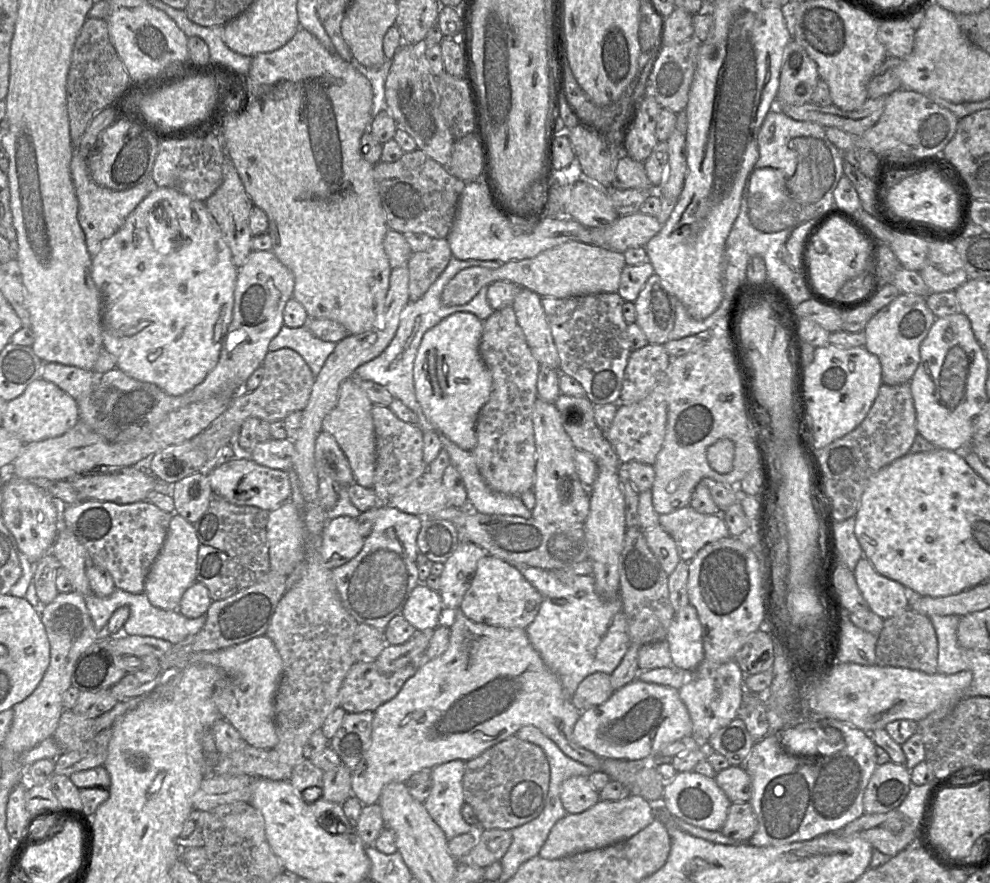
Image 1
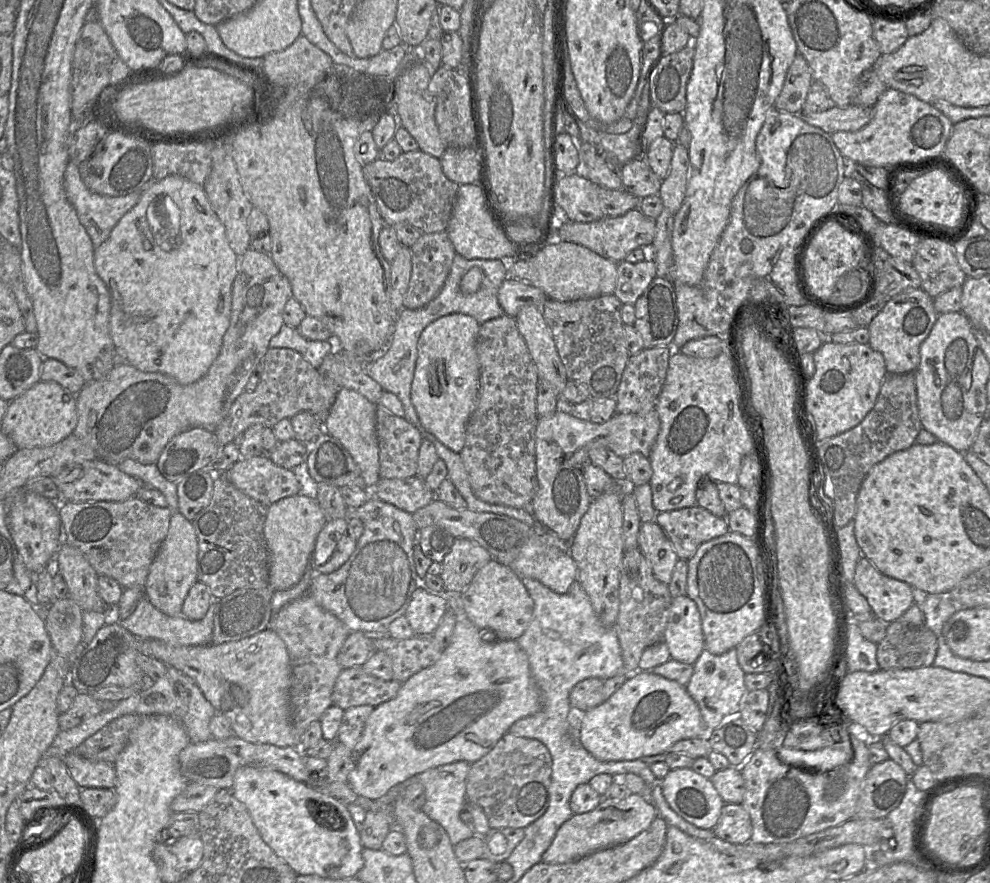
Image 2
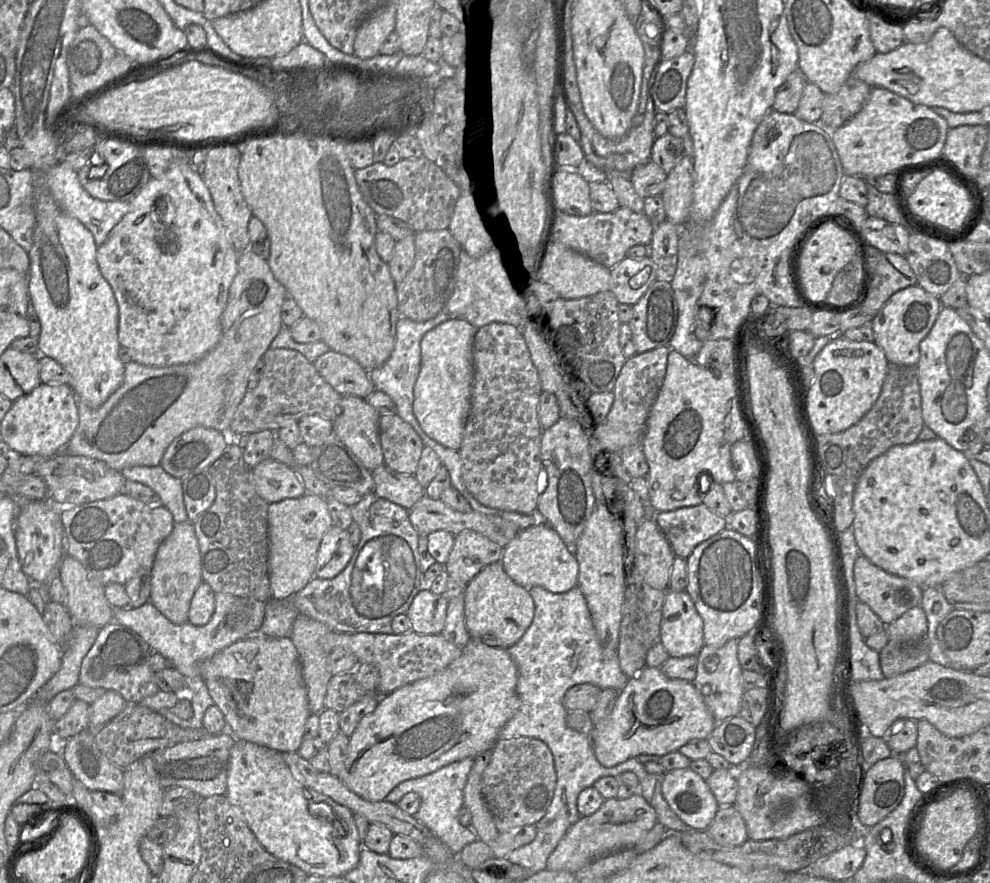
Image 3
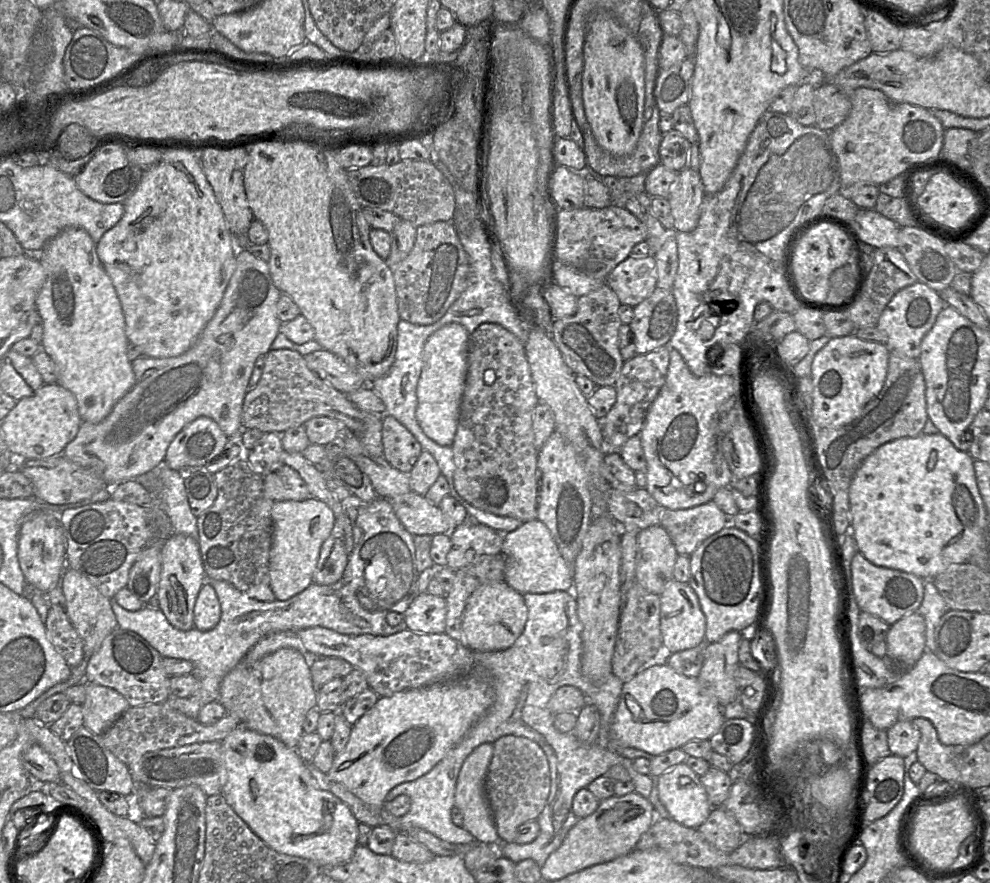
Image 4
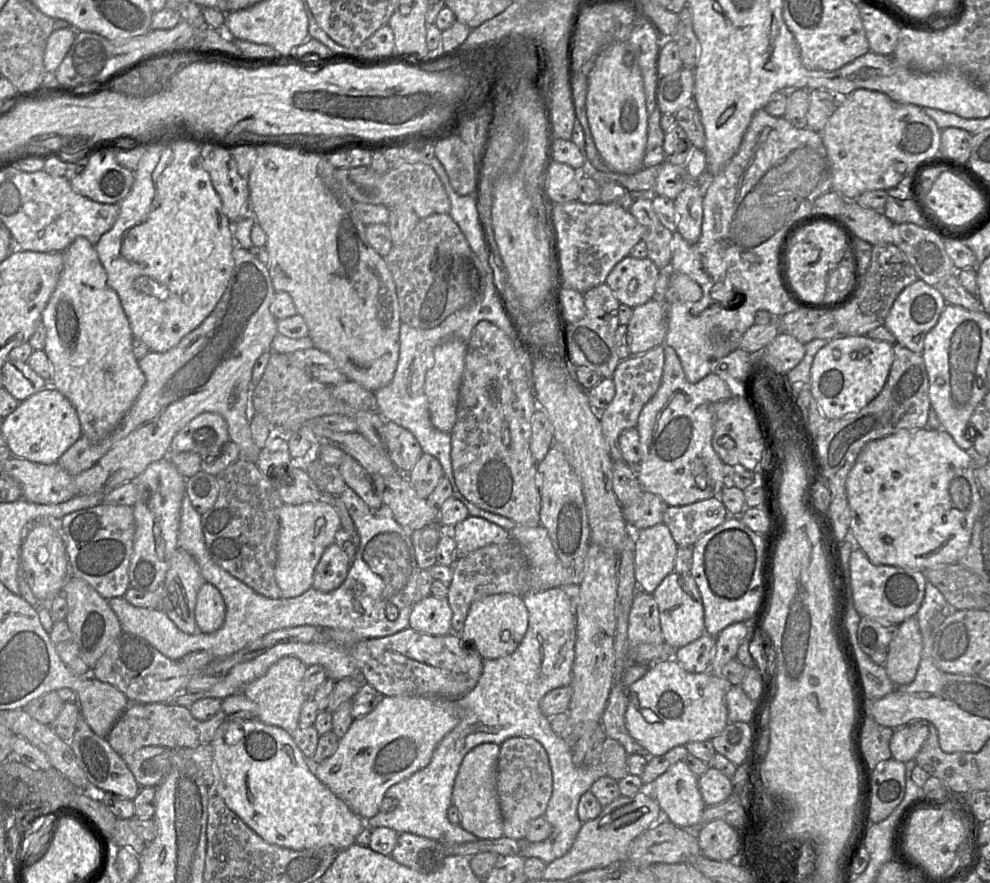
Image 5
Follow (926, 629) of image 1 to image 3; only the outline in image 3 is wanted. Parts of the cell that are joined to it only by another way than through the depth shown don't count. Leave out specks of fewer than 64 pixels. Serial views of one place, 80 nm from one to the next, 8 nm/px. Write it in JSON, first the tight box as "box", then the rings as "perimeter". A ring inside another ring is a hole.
{"box":[879,639,929,678],"perimeter":[[[889,639],[879,652],[880,667],[885,678],[892,678],[913,670],[929,661],[925,640],[917,643],[900,643]]]}

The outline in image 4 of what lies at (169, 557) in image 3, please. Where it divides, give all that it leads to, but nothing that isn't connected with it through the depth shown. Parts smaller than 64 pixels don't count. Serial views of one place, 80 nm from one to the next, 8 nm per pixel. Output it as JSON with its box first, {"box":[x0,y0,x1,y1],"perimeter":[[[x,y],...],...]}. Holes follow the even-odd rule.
{"box":[155,533,205,631],"perimeter":[[[173,533],[161,549],[161,574],[155,599],[159,609],[175,628],[184,631],[194,628],[193,609],[205,582],[198,541],[190,536]]]}

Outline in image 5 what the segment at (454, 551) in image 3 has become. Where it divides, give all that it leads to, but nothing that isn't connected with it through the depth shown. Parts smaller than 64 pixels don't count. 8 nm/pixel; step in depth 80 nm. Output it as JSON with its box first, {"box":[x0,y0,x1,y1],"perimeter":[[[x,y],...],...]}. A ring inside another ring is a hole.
{"box":[450,515,511,558],"perimeter":[[[470,515],[450,531],[456,544],[456,558],[491,544],[505,544],[511,540],[509,531]]]}

